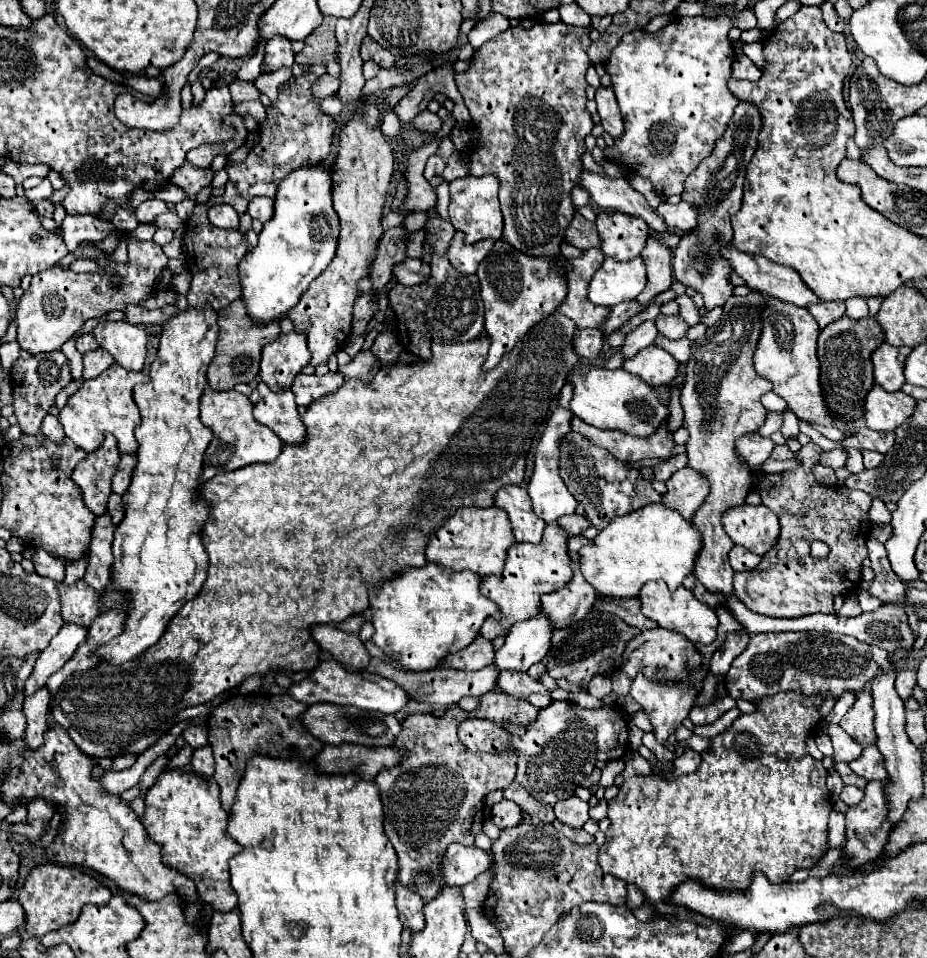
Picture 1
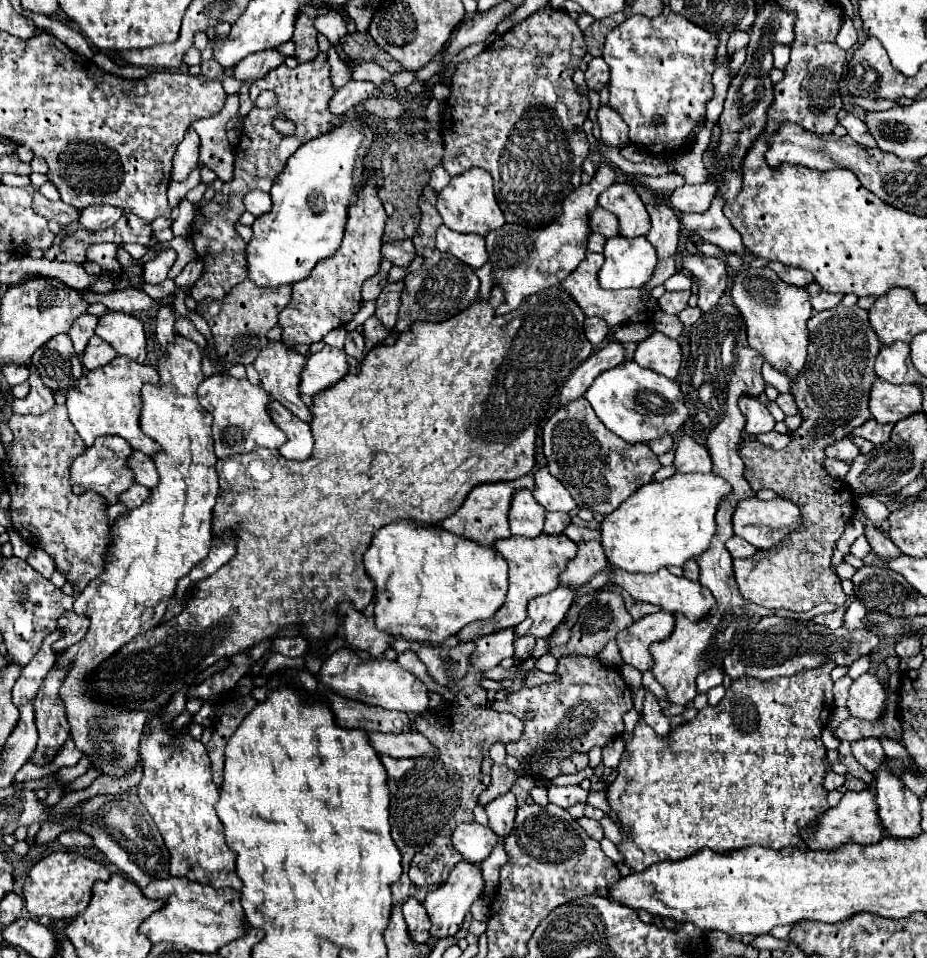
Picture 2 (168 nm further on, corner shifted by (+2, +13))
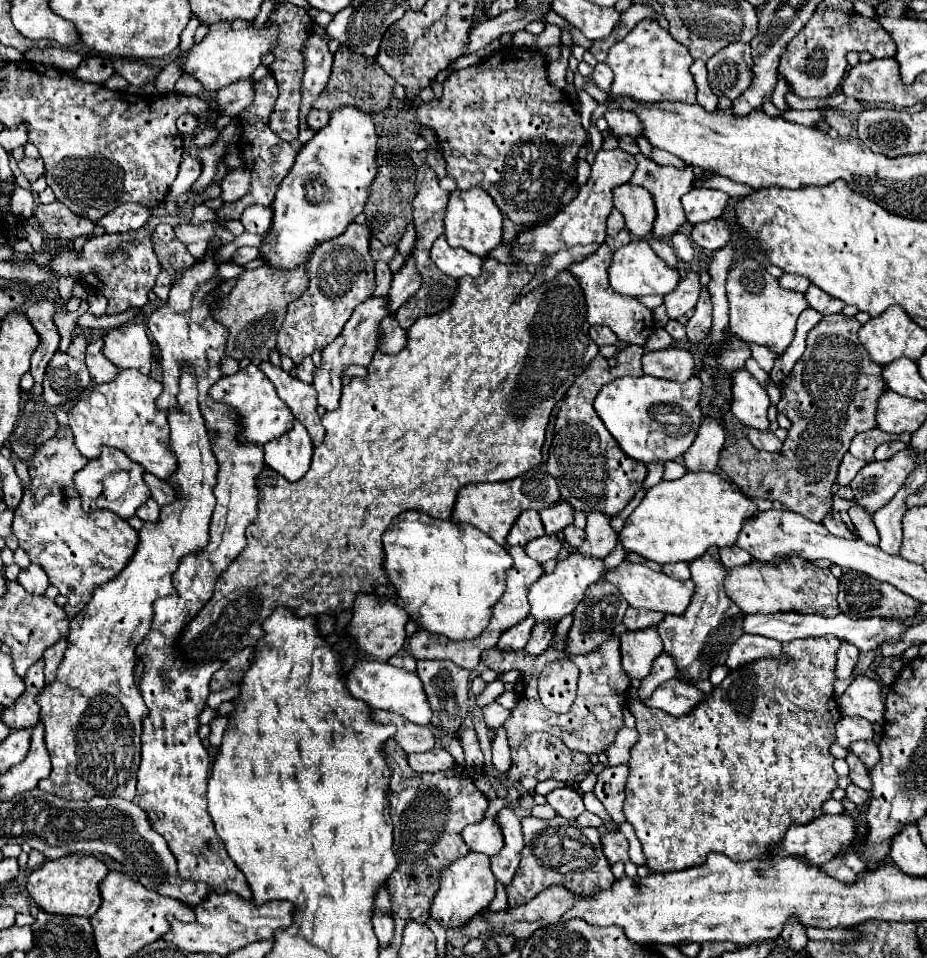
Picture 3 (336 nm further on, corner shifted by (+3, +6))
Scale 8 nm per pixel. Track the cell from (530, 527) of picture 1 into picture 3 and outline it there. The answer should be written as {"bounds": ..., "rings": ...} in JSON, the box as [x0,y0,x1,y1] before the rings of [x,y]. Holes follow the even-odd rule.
{"bounds":[508,511,544,547],"rings":[[[524,511],[516,523],[512,525],[510,533],[508,533],[508,545],[516,545],[516,547],[524,547],[528,541],[538,539],[544,535],[544,525],[540,521],[538,511]]]}

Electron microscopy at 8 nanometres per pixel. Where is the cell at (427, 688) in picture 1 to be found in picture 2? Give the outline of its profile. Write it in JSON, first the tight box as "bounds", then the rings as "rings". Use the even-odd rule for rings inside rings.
{"bounds":[469,628,515,674],"rings":[[[505,628],[505,630],[499,630],[495,634],[477,638],[475,640],[477,648],[475,648],[475,652],[471,654],[471,660],[469,660],[471,668],[481,674],[485,670],[499,666],[503,658],[513,656],[513,642],[515,642],[513,628]]]}

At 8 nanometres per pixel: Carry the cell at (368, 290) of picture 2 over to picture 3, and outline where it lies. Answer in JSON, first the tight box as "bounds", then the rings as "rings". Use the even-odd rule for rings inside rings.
{"bounds":[374,261,392,295],"rings":[[[378,261],[376,263],[376,291],[374,291],[374,295],[386,295],[390,289],[390,283],[392,283],[392,271],[390,271],[388,263]]]}

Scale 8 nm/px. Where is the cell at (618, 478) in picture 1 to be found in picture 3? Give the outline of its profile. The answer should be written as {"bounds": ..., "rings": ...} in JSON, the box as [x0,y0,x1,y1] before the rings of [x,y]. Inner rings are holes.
{"bounds":[548,345,650,517],"rings":[[[626,345],[616,357],[618,359],[616,367],[610,367],[602,355],[594,357],[590,365],[584,369],[584,373],[568,389],[556,413],[556,429],[548,453],[548,473],[556,477],[562,499],[570,503],[572,509],[584,513],[602,511],[612,517],[618,515],[642,487],[642,481],[646,477],[646,467],[640,465],[638,461],[630,461],[630,457],[620,451],[616,439],[608,433],[608,429],[604,429],[600,417],[596,417],[592,401],[606,383],[620,379],[624,375],[632,375],[632,377],[644,375],[640,361],[648,351],[650,351],[648,345],[644,347]]]}

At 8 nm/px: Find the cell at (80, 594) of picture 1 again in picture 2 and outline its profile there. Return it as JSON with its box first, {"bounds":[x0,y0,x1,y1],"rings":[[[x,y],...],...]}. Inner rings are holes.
{"bounds":[53,612,89,652],"rings":[[[65,612],[57,626],[61,630],[65,630],[65,636],[61,640],[57,640],[57,644],[53,646],[55,652],[63,652],[67,650],[69,646],[77,644],[89,630],[89,618],[85,618],[85,614],[75,614],[75,612]]]}

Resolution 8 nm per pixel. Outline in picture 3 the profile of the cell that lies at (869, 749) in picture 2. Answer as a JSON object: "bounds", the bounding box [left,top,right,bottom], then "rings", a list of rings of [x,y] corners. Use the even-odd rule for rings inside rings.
{"bounds":[850,741,880,769],"rings":[[[856,741],[850,745],[850,751],[858,755],[868,769],[872,769],[880,761],[880,751],[874,741]]]}

